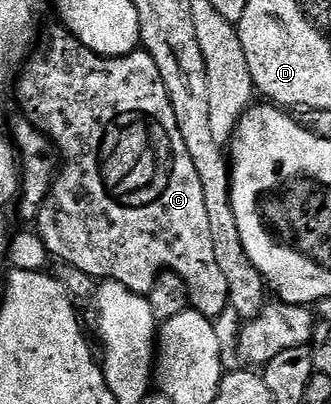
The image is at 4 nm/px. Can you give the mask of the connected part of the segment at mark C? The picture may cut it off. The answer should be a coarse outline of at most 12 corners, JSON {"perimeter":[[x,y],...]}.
{"perimeter":[[59,28],[17,75],[58,147],[47,255],[230,305],[156,60]]}

